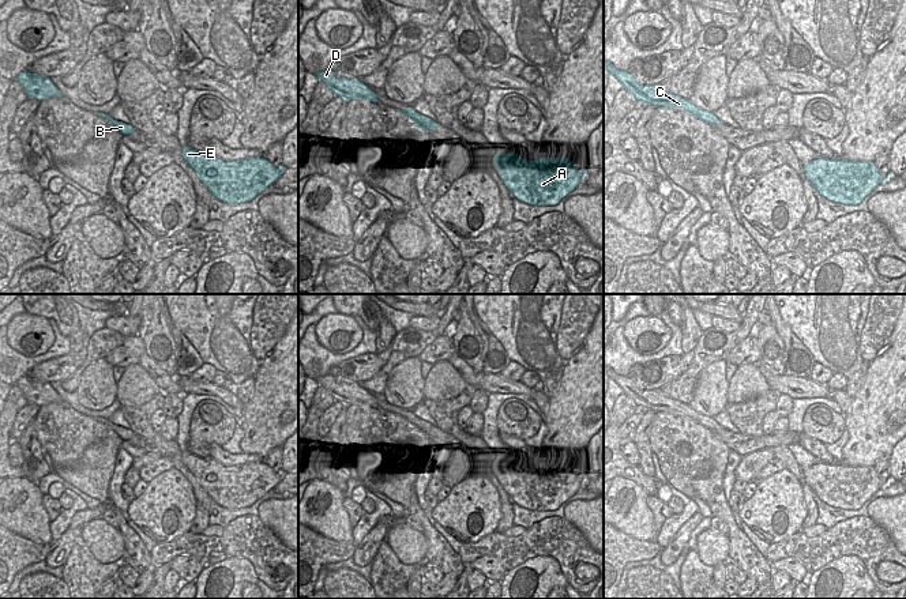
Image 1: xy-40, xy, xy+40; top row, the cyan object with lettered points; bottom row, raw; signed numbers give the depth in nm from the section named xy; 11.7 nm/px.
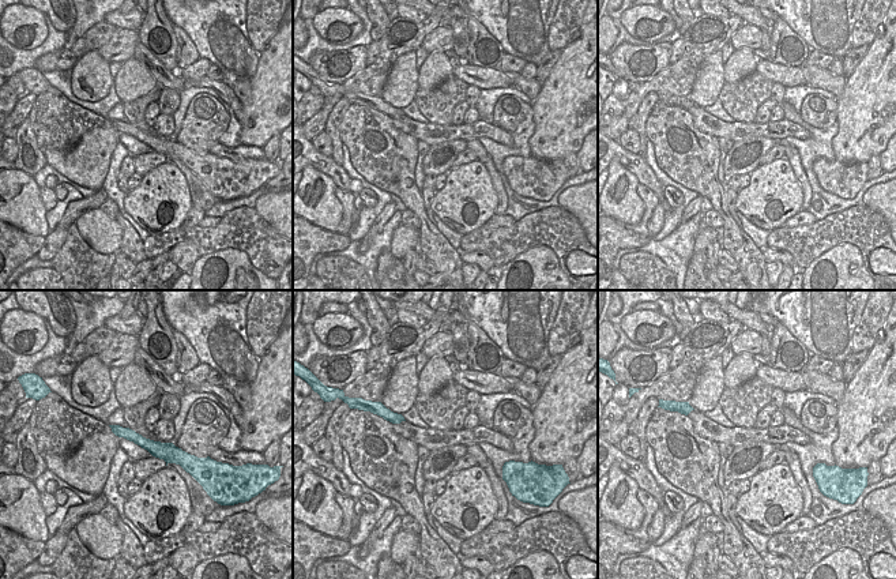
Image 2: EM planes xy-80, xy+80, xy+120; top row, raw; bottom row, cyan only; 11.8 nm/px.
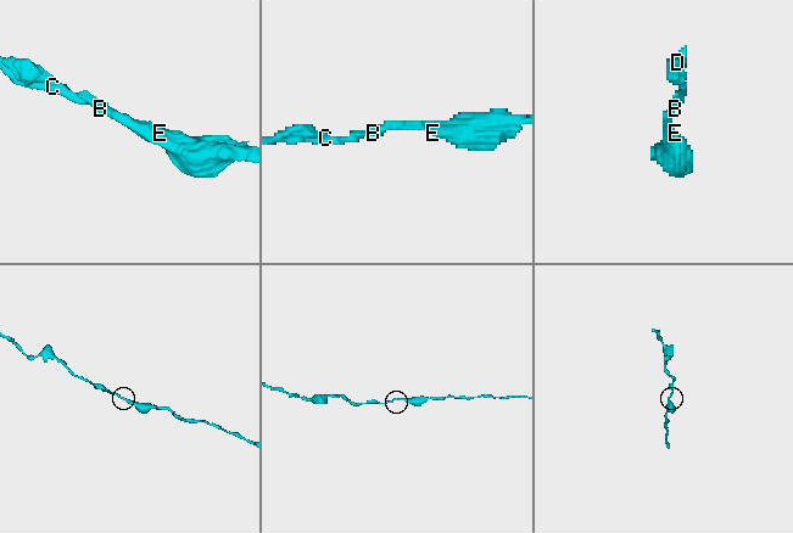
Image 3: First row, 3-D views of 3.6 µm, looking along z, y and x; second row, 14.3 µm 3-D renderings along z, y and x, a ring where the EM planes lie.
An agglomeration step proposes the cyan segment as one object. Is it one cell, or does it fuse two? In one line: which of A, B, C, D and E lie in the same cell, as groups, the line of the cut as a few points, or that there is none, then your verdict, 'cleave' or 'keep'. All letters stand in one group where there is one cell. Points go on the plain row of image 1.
groups A B C D E; cut none; keep

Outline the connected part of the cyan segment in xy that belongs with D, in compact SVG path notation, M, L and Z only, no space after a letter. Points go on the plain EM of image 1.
M330 374L319 377L316 383L328 391L328 393L334 398L334 402L339 402L345 407L352 404L368 404L371 407L379 407L375 396L365 391L361 384L337 383Z

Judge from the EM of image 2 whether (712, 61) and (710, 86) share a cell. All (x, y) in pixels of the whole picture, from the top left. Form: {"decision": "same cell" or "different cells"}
{"decision": "same cell"}

